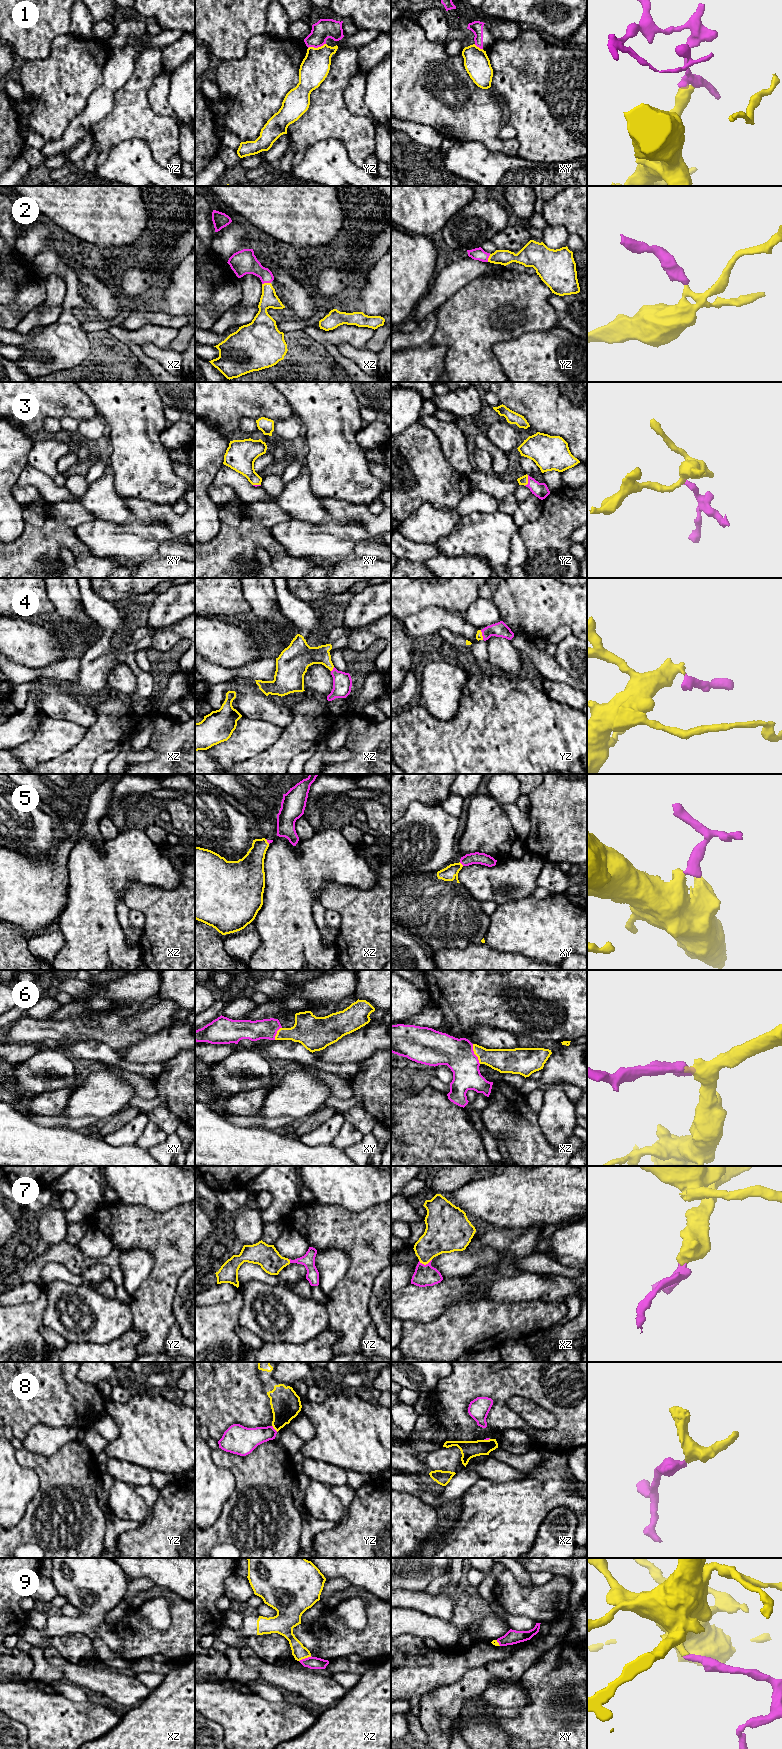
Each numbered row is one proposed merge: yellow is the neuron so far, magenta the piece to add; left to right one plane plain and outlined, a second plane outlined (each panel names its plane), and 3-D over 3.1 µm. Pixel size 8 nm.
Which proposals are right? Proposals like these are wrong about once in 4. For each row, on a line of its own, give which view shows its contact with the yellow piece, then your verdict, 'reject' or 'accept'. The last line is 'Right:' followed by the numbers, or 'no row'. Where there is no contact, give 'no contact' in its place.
1: contact in yz; reject
2: contact in xz; accept
3: contact in yz; accept
4: contact in xz; accept
5: contact in xy; accept
6: contact in xz; accept
7: contact in xz; accept
8: contact in yz; reject
9: contact in xz; accept
Right: 2, 3, 4, 5, 6, 7, 9

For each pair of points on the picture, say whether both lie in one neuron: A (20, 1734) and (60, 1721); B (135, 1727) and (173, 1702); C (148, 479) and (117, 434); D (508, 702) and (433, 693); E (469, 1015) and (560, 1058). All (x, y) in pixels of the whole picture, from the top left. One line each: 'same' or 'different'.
A: different
B: same
C: same
D: different
E: different

